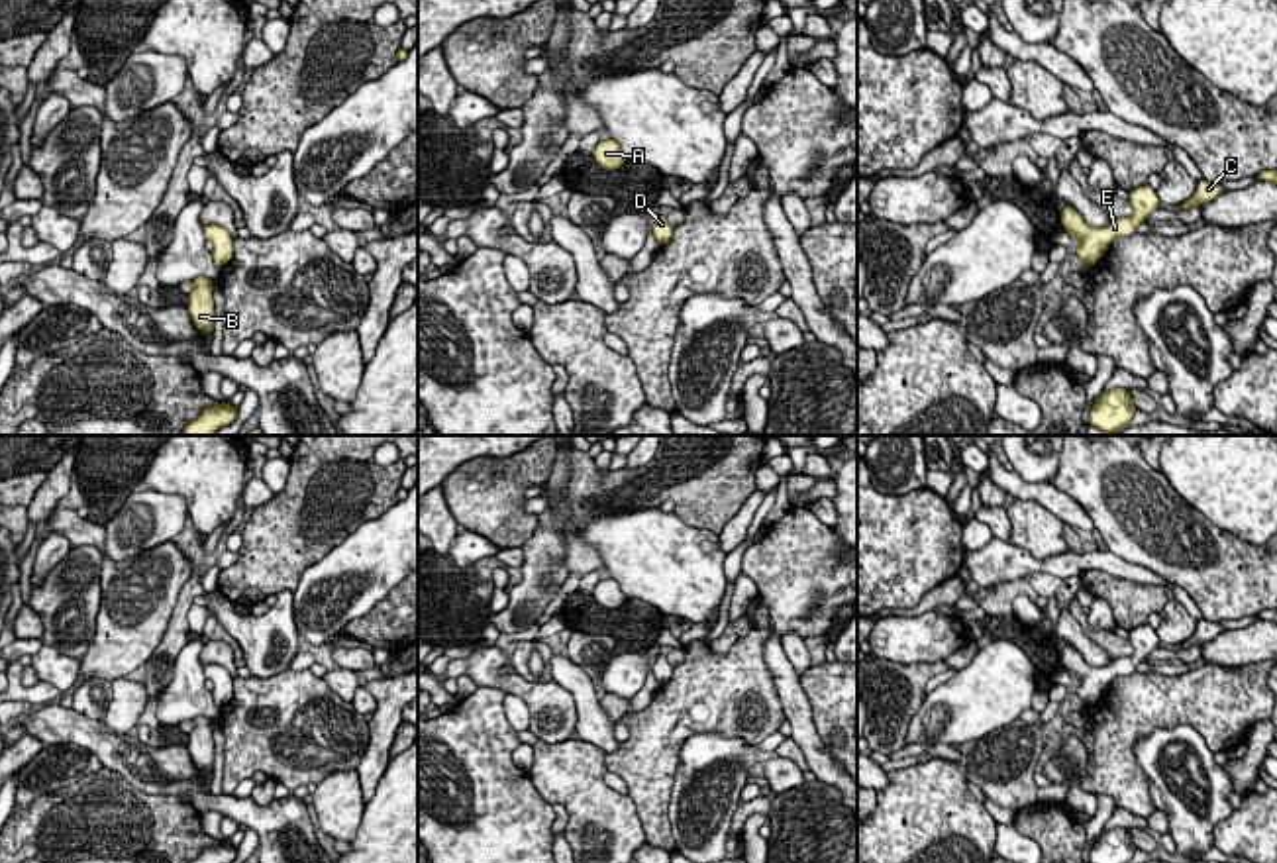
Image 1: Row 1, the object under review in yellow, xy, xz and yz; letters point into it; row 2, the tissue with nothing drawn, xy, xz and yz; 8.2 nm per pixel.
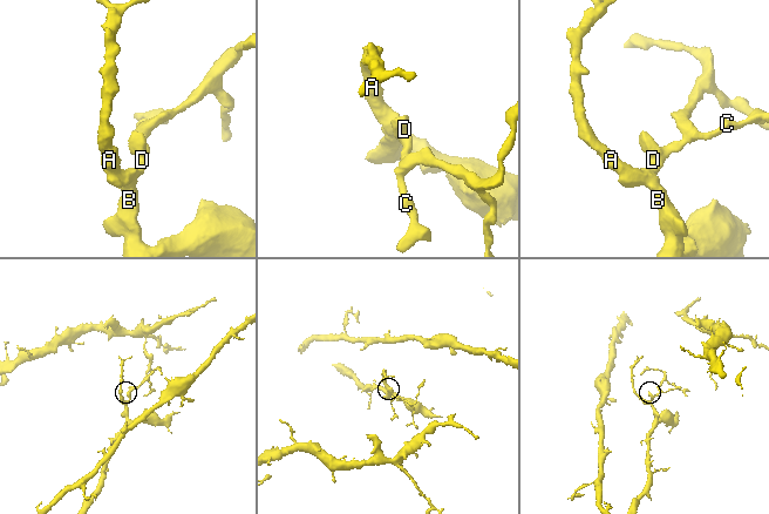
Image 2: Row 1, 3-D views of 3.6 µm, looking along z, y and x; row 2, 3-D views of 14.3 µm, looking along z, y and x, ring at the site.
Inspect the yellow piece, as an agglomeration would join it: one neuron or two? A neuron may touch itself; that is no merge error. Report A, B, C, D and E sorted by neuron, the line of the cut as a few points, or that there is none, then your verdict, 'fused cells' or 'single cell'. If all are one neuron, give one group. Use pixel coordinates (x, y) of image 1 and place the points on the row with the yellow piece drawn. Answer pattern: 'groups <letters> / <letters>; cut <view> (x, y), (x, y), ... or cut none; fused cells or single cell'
groups A B C D E; cut none; single cell

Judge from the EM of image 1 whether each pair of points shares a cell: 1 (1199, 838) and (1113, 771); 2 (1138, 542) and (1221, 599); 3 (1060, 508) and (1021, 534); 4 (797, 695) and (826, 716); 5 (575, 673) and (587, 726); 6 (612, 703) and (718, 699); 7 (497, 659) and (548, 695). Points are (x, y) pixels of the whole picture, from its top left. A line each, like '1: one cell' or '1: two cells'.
1: two cells
2: one cell
3: two cells
4: two cells
5: one cell
6: two cells
7: one cell

